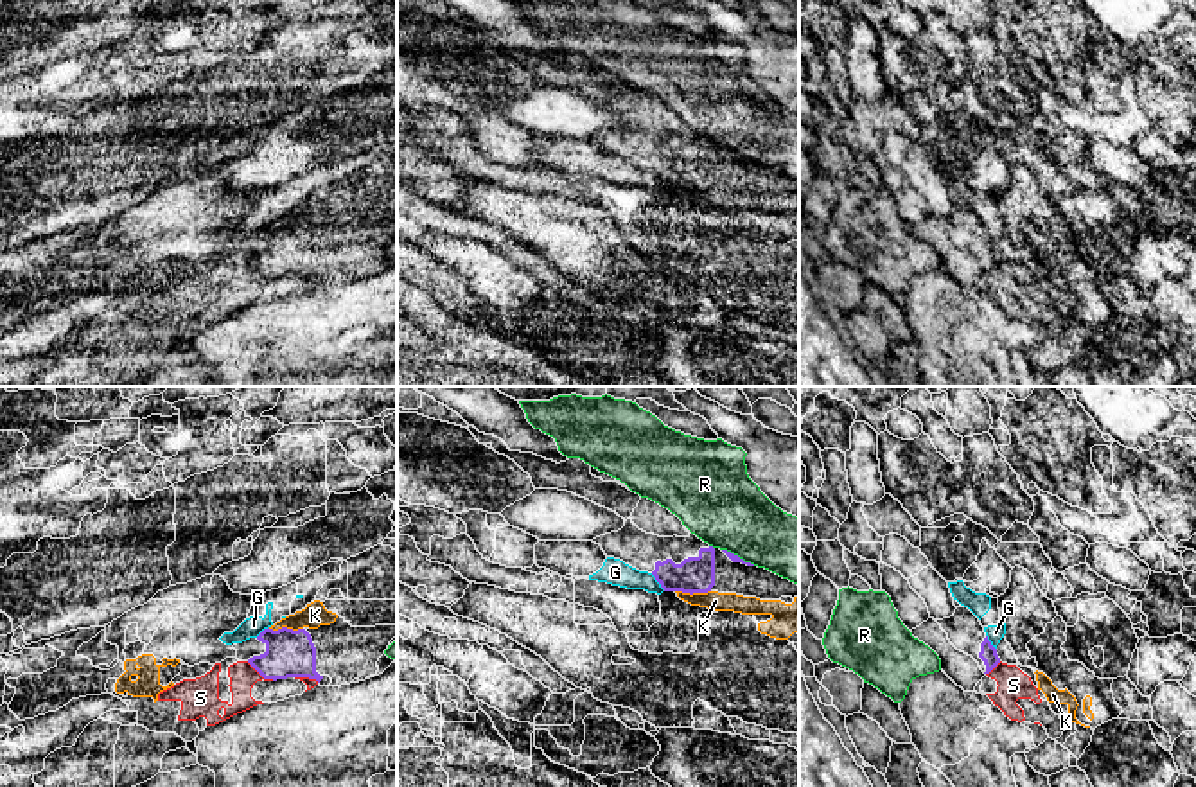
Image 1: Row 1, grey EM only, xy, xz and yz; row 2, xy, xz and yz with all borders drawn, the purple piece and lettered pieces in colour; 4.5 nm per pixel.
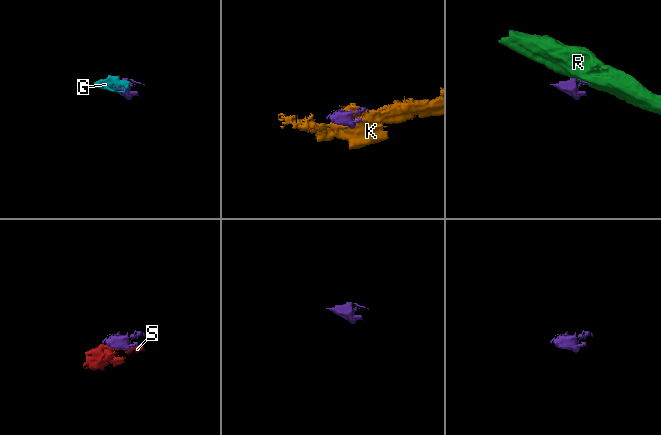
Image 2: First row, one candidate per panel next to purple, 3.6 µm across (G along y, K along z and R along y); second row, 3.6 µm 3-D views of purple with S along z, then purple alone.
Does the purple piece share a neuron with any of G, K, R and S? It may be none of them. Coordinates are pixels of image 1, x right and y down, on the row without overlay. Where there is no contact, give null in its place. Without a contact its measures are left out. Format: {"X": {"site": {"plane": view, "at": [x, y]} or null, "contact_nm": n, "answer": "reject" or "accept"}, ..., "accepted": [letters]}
{"G": {"site": {"plane": "xz", "at": [658, 178]}, "contact_nm": 100, "answer": "reject"}, "K": {"site": {"plane": "xz", "at": [694, 189]}, "contact_nm": 160, "answer": "accept"}, "R": {"site": {"plane": "xz", "at": [737, 153]}, "contact_nm": 170, "answer": "reject"}, "S": {"site": {"plane": "xy", "at": [261, 272]}, "contact_nm": 150, "answer": "reject"}, "accepted": ["K"]}

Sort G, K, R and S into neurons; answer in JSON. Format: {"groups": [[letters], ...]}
{"groups": [["G"], ["K"], ["R"], ["S"]]}

